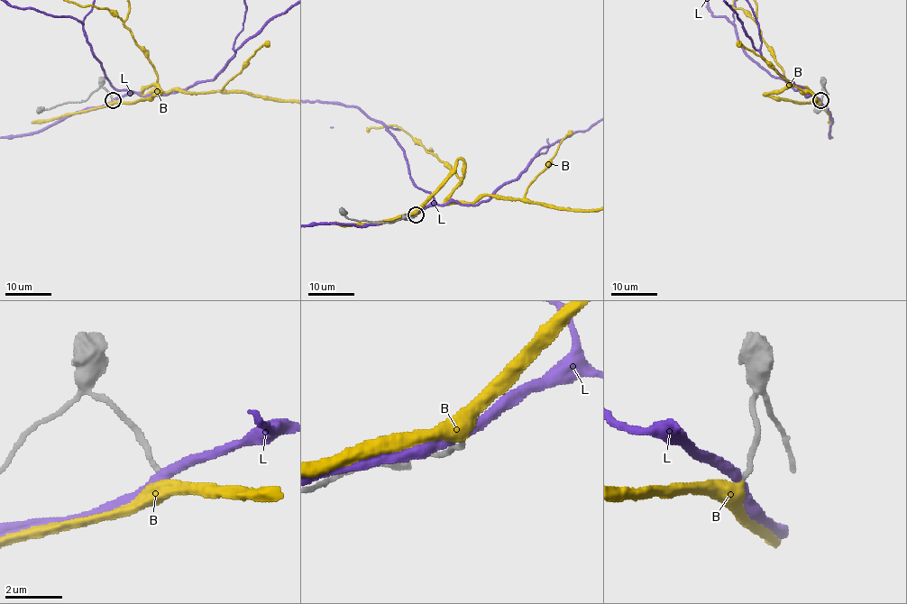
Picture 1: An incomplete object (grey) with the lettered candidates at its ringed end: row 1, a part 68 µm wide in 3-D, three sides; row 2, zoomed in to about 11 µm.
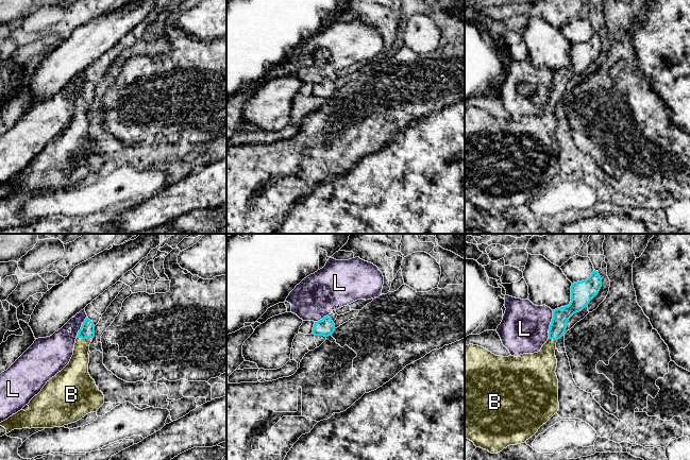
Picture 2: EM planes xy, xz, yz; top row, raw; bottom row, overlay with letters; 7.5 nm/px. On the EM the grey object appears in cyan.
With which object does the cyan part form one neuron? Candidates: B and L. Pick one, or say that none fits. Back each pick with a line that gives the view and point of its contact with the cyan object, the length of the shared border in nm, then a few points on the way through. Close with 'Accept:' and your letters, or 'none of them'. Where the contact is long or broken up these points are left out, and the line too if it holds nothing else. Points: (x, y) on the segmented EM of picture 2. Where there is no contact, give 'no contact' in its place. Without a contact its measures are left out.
B: meets cyan in xy at (84, 338); contact 120 nm long; runs through xy (87, 330), (84, 338), (77, 370)
Accept: B

